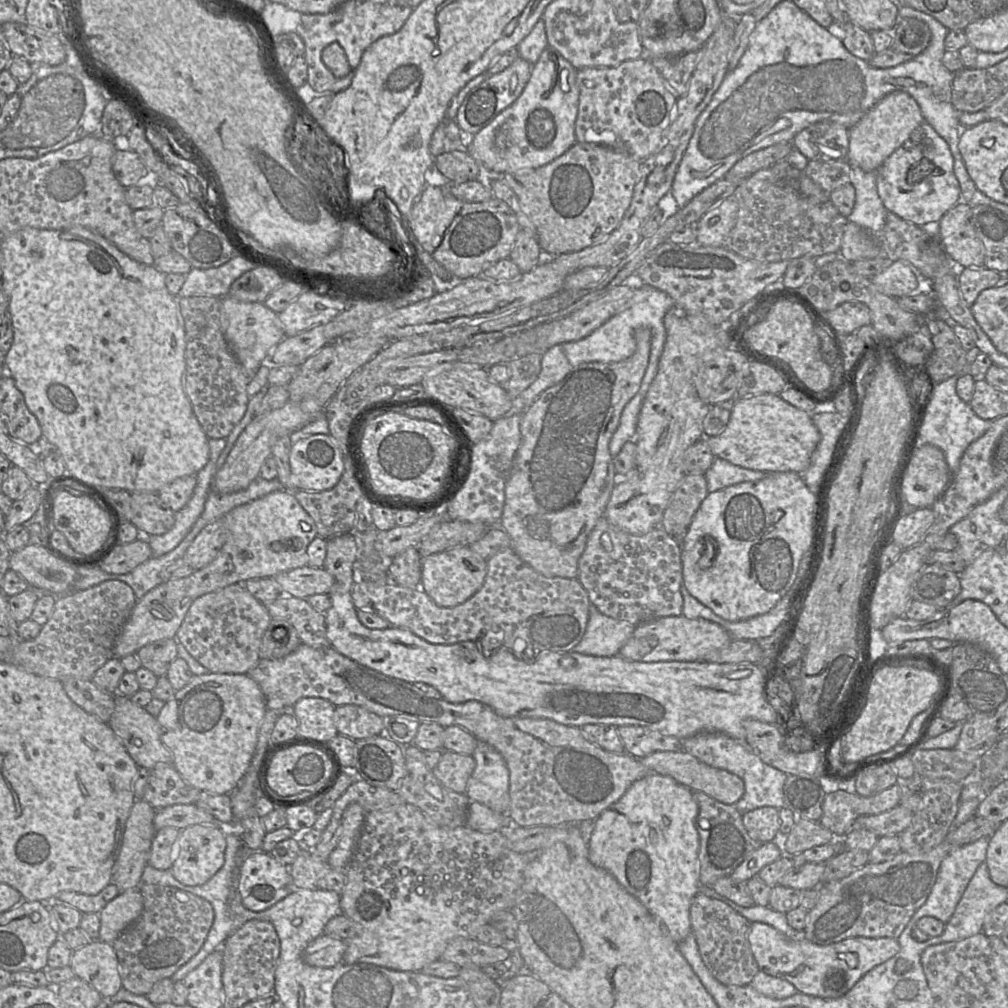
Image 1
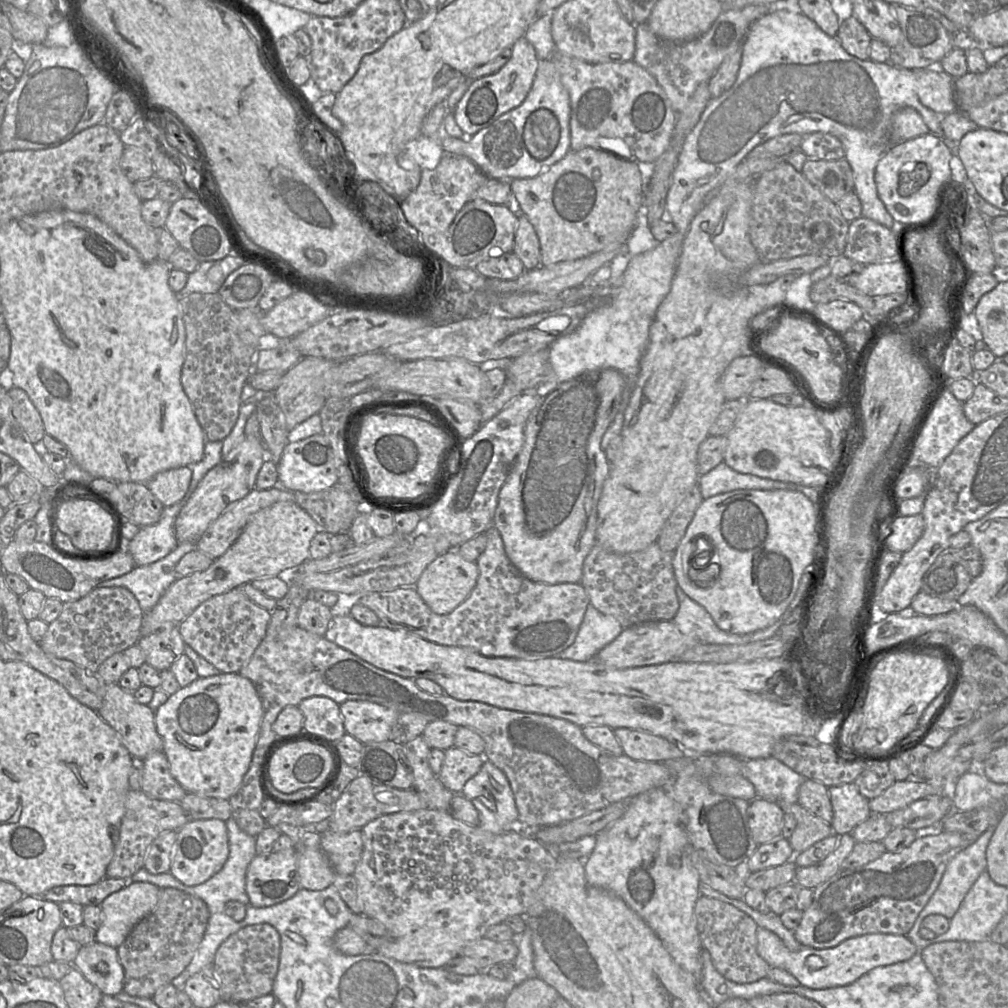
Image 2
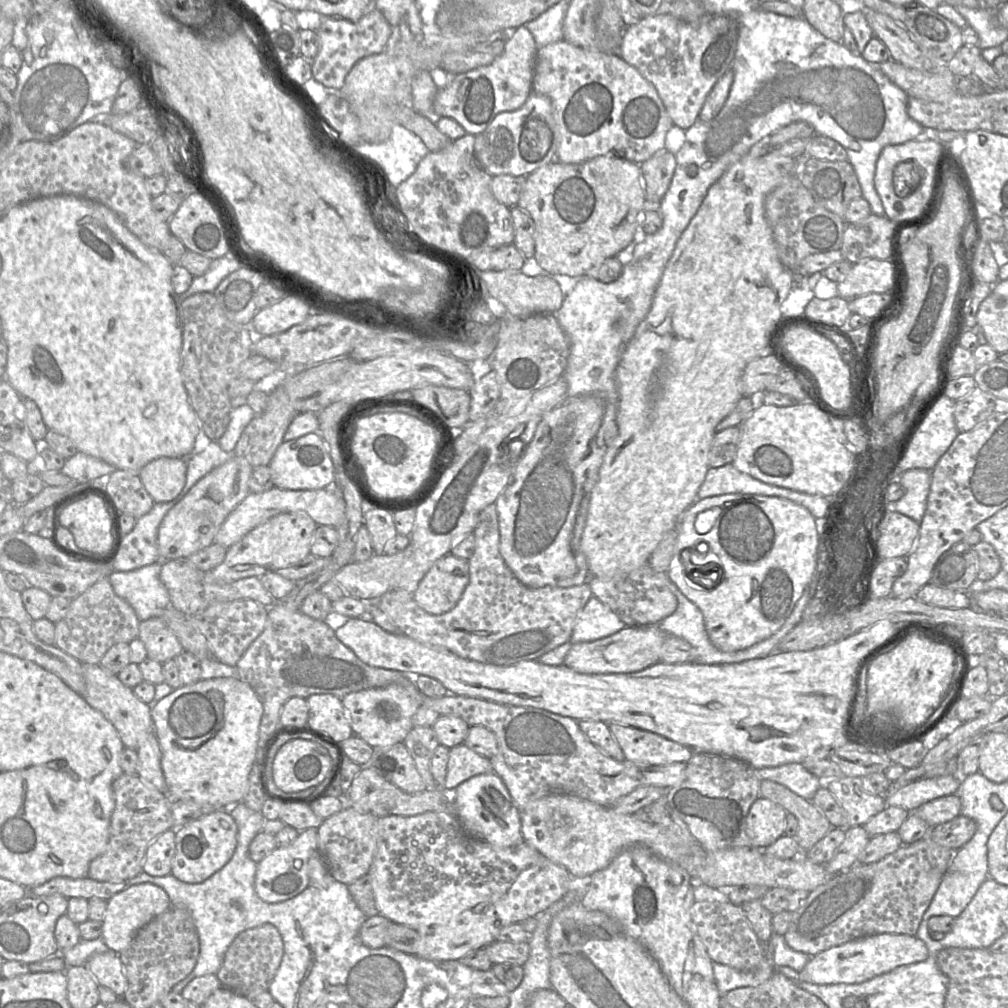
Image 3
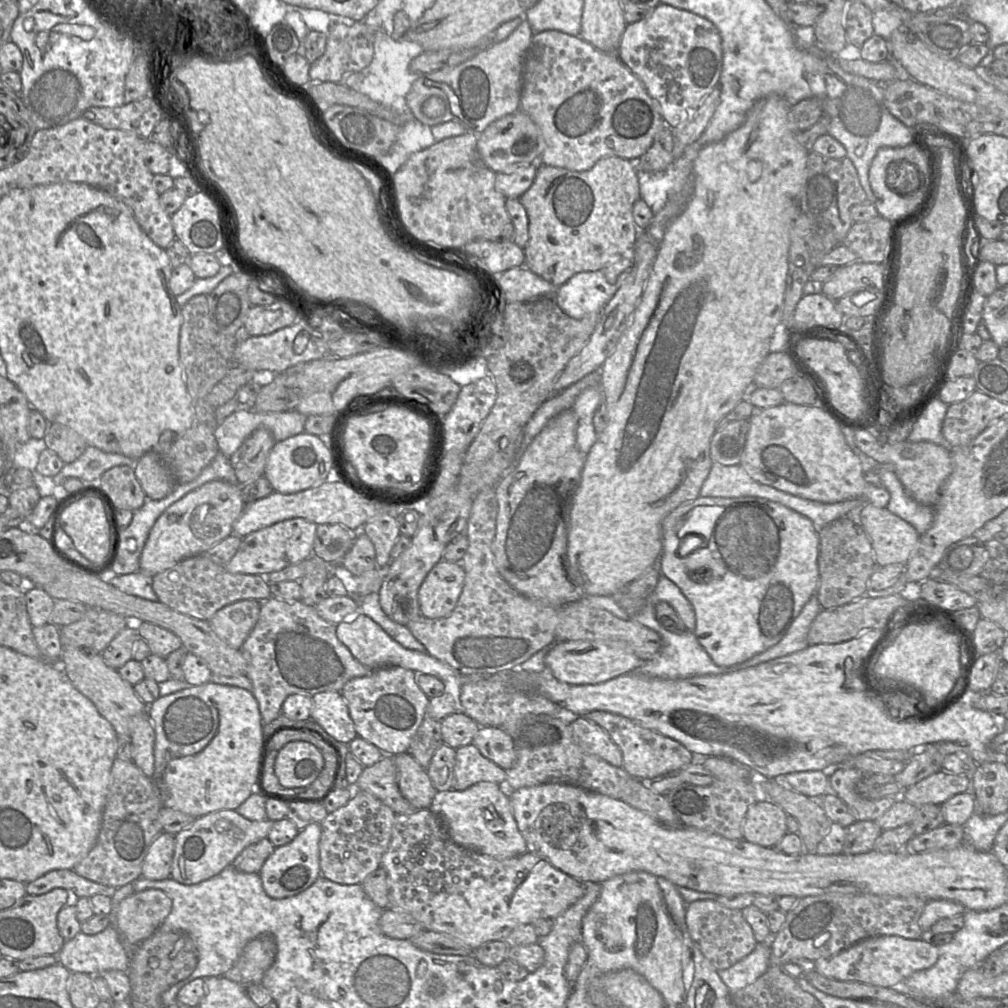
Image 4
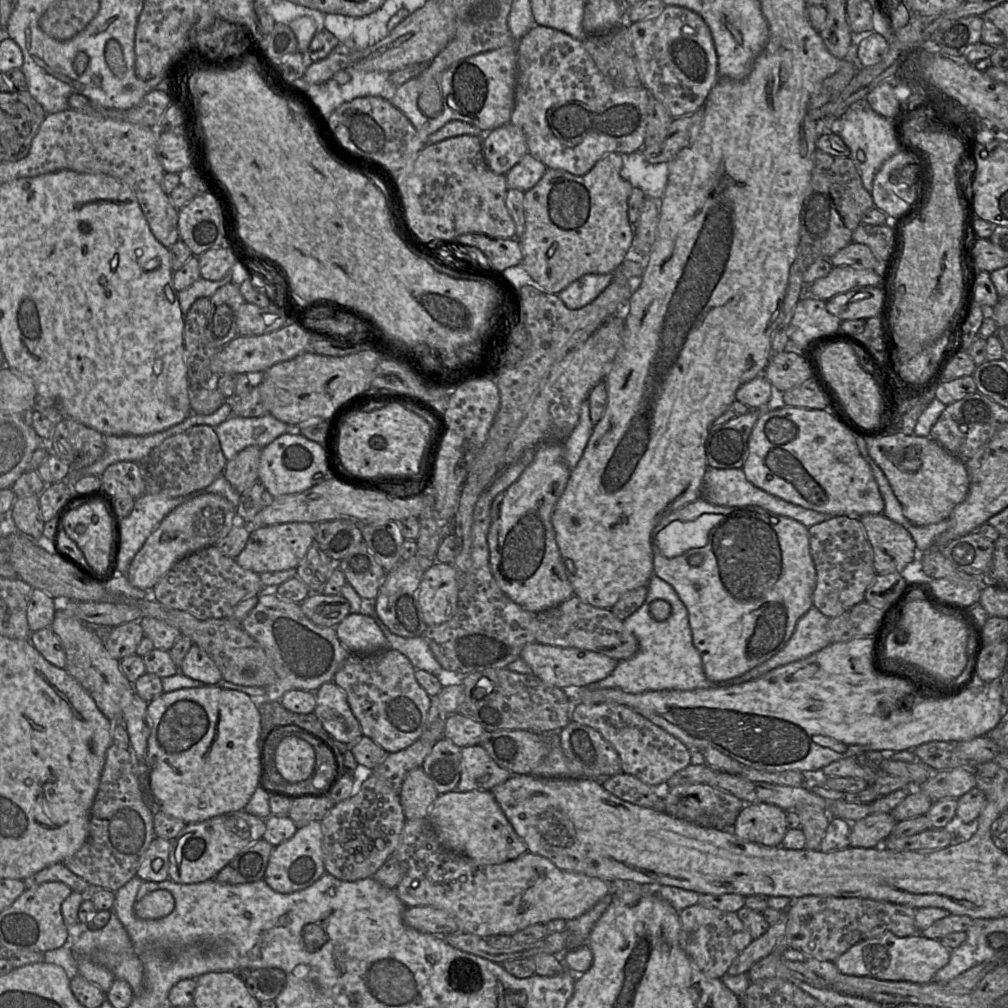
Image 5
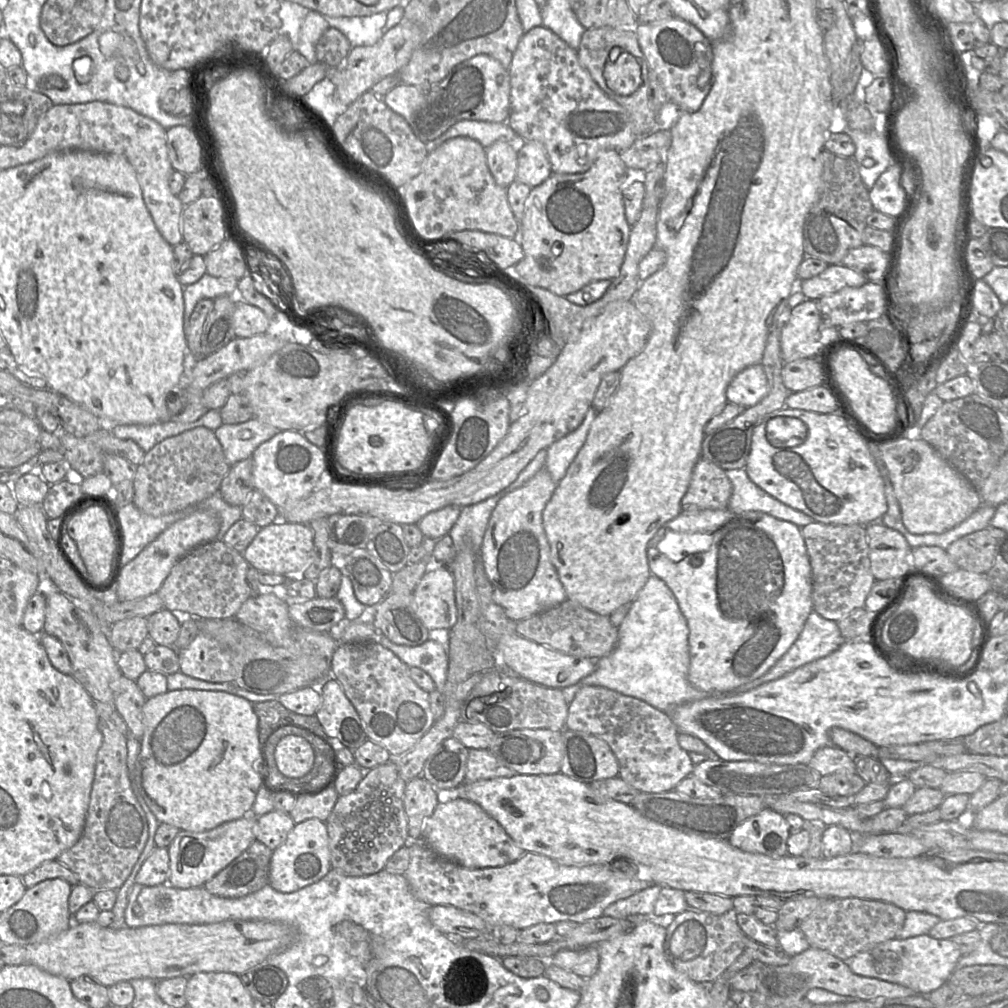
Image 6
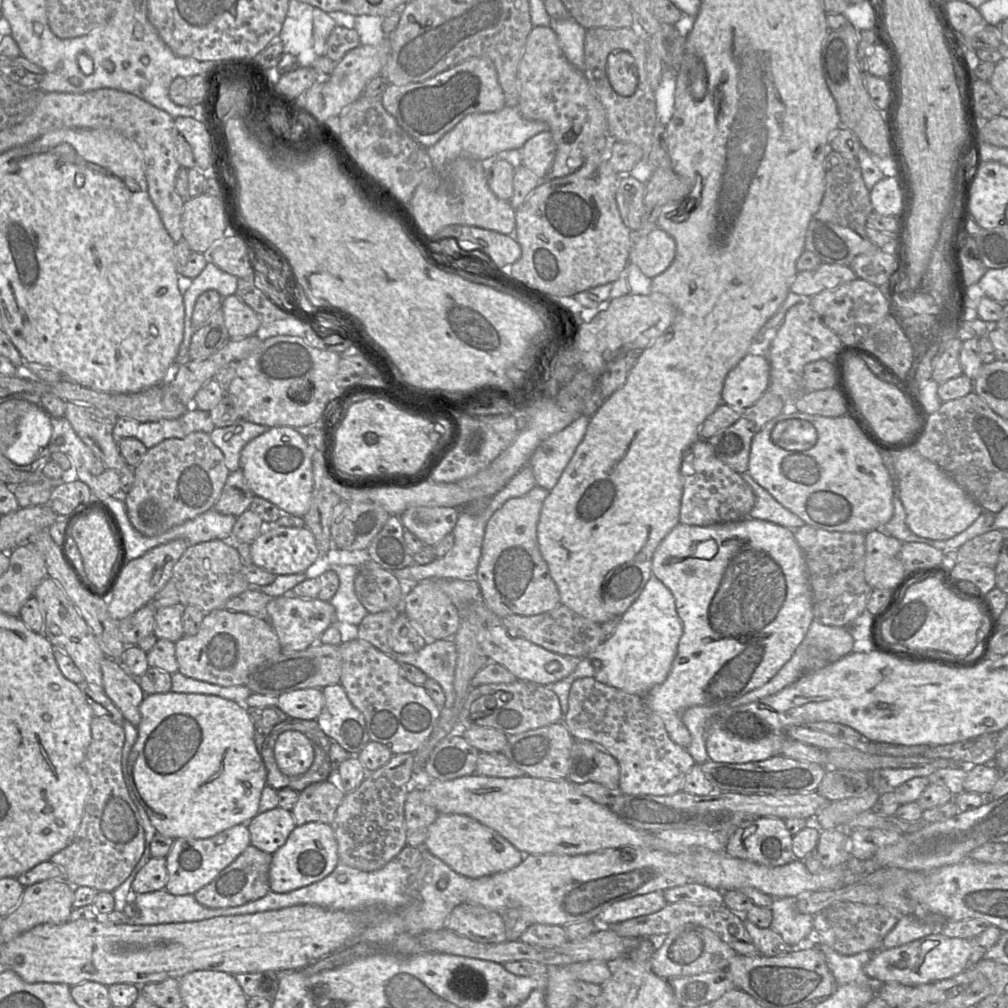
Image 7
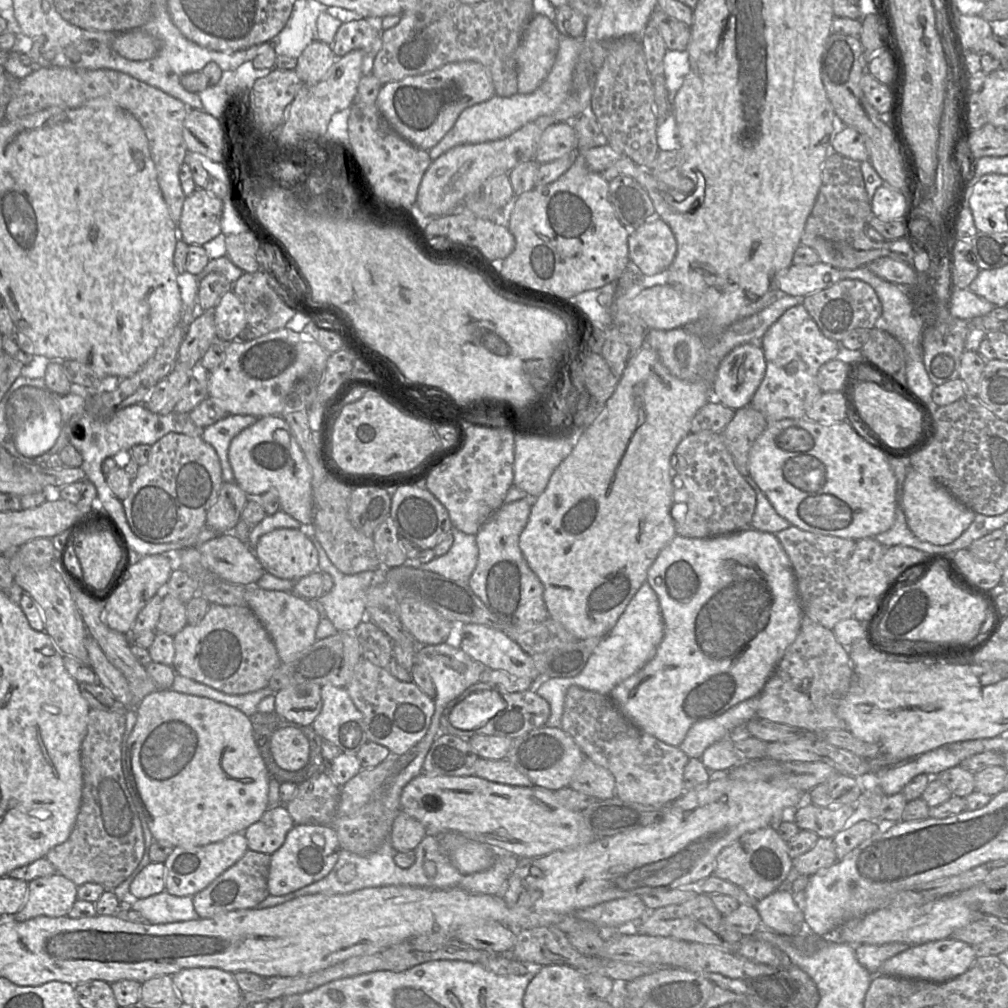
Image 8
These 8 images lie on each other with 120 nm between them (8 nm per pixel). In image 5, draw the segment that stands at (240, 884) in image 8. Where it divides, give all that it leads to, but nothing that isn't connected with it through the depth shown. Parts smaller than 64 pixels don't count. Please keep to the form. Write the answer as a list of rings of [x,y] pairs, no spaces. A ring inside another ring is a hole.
[[[260,839],[243,849],[215,876],[221,883],[245,884],[263,879],[274,846]]]

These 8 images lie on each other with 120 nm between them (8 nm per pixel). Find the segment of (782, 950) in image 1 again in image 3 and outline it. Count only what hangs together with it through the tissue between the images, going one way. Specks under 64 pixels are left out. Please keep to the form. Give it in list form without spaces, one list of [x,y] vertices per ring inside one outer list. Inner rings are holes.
[[[873,934],[857,938],[811,956],[804,969],[799,972],[799,979],[800,981],[823,985],[859,984],[890,972],[896,967],[922,962],[927,957],[928,948],[916,935]]]

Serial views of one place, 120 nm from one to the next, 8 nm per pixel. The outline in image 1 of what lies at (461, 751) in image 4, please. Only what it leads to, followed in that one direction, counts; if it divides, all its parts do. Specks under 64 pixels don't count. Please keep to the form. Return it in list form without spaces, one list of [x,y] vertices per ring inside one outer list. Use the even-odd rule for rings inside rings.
[[[442,751],[441,758],[432,771],[443,786],[457,793],[465,793],[475,765],[472,755]]]

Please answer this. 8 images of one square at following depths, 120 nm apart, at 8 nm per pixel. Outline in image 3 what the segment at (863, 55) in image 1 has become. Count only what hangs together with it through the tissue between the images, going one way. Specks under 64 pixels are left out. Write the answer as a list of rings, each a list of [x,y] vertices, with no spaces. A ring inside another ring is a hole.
[[[864,11],[844,14],[842,44],[849,51],[861,55],[873,36]]]

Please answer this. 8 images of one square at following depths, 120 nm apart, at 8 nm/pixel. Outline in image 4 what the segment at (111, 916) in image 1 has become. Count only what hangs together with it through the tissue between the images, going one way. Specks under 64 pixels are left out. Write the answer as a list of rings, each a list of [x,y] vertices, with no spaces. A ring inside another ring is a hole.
[[[145,889],[124,898],[116,907],[114,926],[128,948],[150,937],[172,909],[172,899],[161,889]]]

